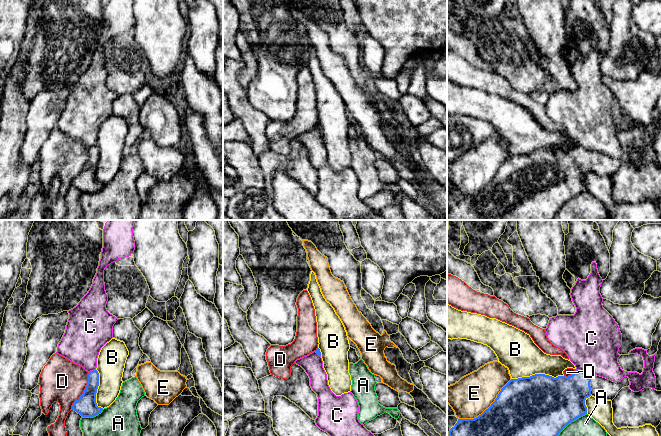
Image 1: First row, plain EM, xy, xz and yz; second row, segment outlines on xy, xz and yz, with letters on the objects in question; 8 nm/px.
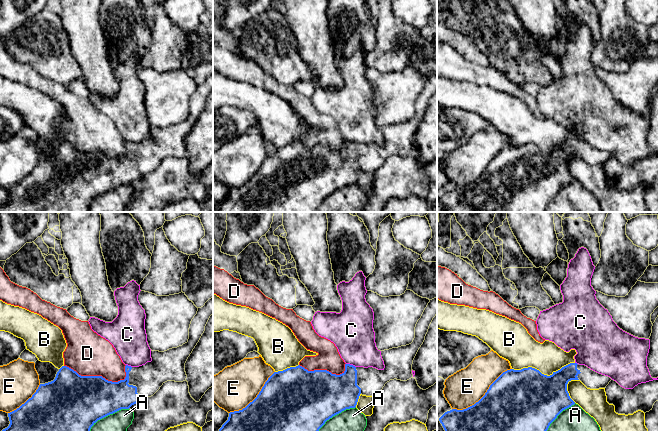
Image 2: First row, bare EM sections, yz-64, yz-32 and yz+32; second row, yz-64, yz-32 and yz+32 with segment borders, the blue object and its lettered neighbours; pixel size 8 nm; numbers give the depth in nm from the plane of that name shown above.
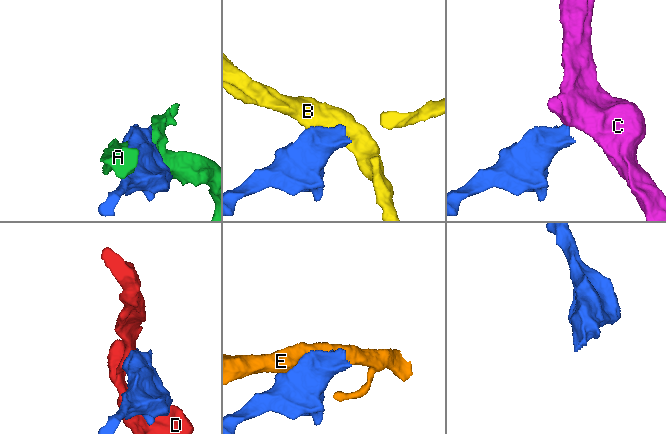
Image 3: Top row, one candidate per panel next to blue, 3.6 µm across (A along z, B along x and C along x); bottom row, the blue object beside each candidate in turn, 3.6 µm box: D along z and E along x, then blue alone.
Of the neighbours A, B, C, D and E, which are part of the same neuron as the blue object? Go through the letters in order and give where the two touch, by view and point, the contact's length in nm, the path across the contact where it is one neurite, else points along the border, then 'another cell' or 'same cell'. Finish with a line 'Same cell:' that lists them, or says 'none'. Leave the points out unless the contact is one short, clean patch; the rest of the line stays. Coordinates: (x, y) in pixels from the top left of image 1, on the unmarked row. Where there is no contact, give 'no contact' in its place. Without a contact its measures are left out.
A: yz (567, 200) | 360 nm | another cell
B: yz (537, 150) | 420 nm | another cell
C: yz (582, 147) | 100 nm | along yz (576, 144), (587, 149) | another cell
D: xy (84, 166) | 320 nm | another cell
E: yz (488, 184) | 550 nm | another cell
Same cell: none

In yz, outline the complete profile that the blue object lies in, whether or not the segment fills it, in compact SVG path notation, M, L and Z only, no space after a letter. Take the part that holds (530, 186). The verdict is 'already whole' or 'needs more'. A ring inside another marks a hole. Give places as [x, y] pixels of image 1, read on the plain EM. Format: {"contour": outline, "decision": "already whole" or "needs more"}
{"contour": "M577 145L568 153L554 154L545 150L535 150L530 153L511 155L501 165L491 182L481 191L474 195L458 195L449 207L448 220L554 220L559 209L569 199L587 190L585 176L588 173L592 171L598 176L612 177L622 164L629 161L628 153L624 153L620 158L613 158Z", "decision": "needs more"}

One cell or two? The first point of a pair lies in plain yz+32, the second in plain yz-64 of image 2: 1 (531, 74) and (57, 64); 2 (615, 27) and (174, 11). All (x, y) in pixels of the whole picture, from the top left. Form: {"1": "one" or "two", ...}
{"1": "one", "2": "two"}

